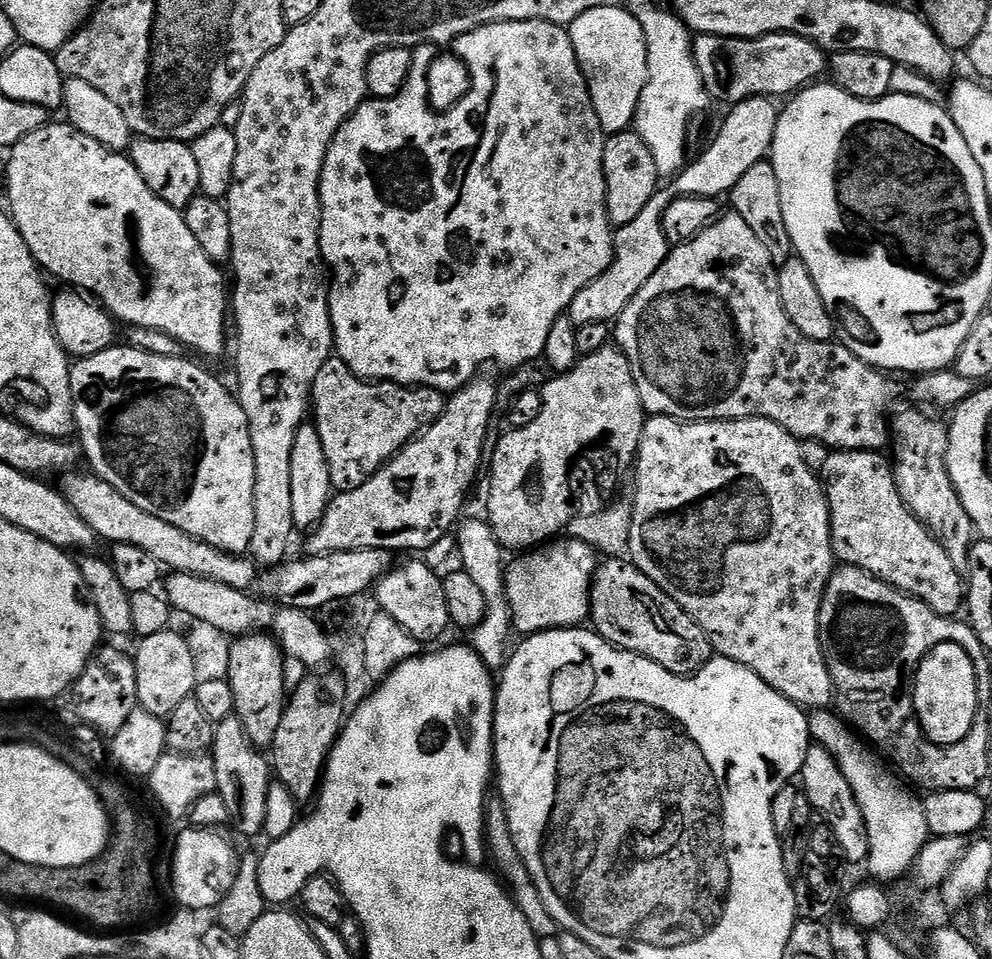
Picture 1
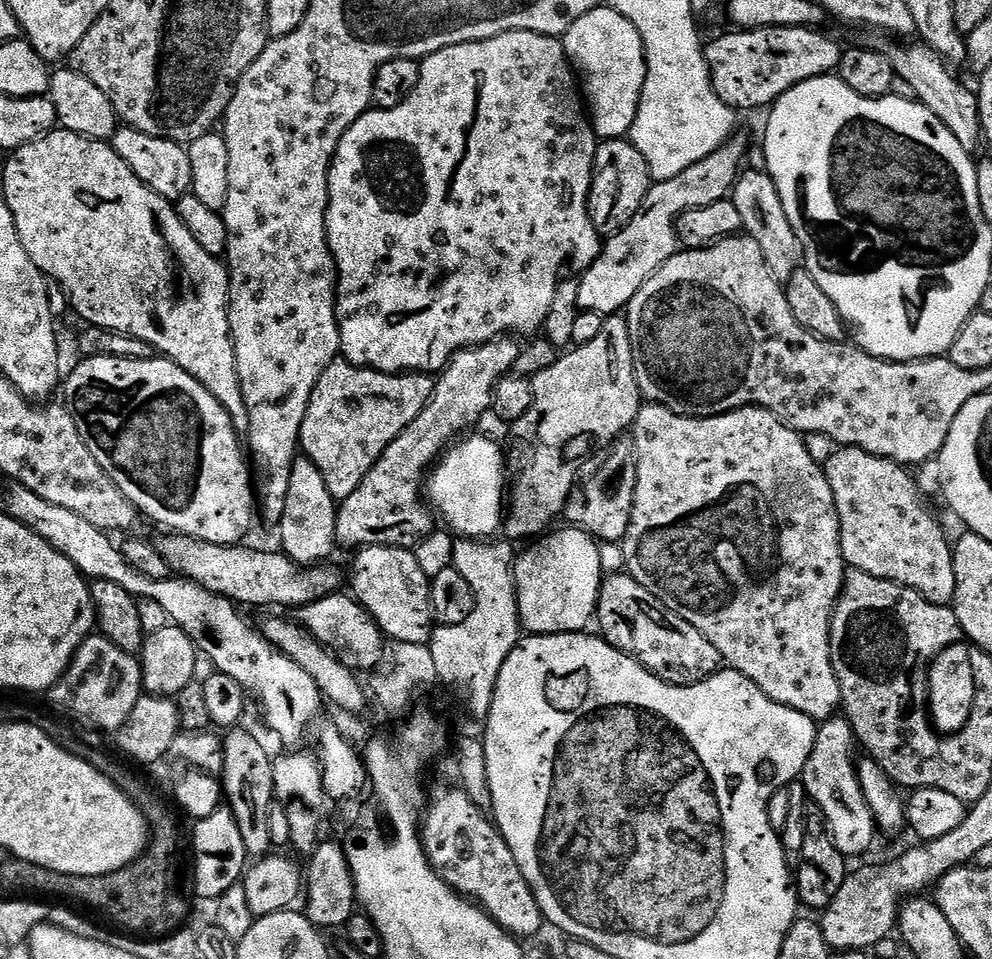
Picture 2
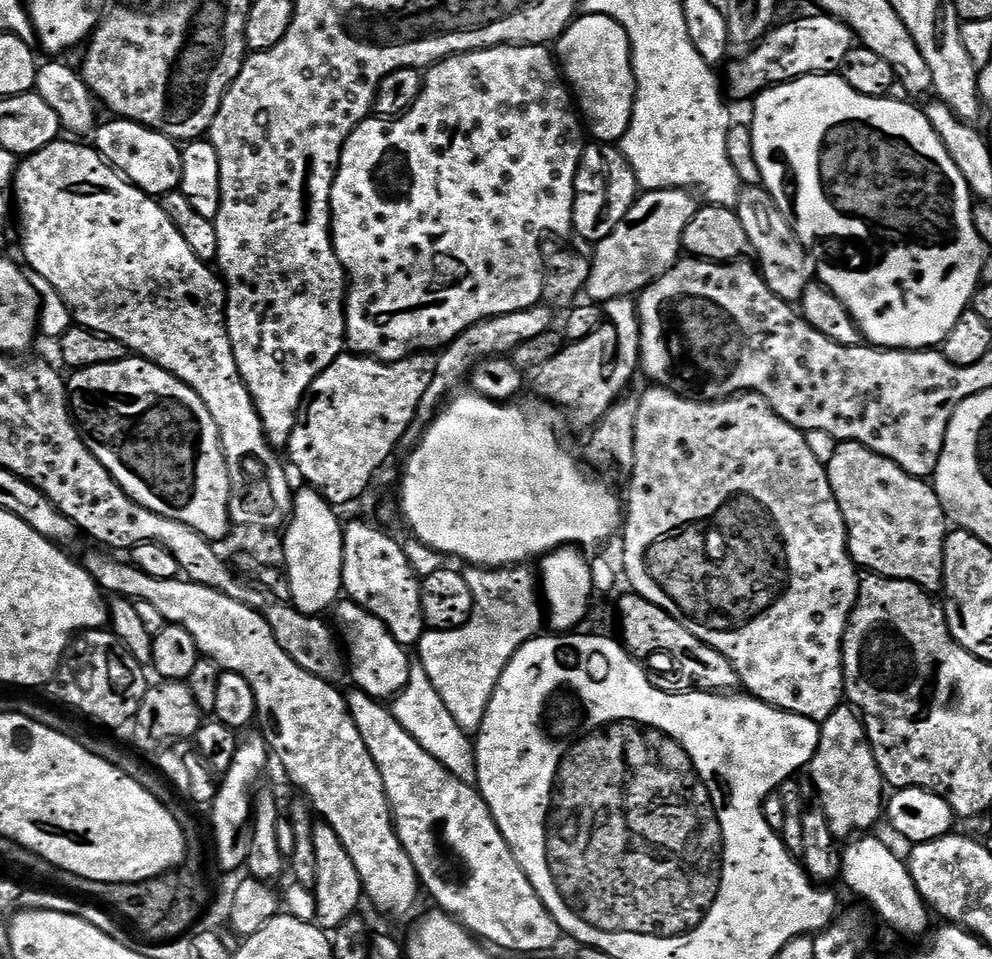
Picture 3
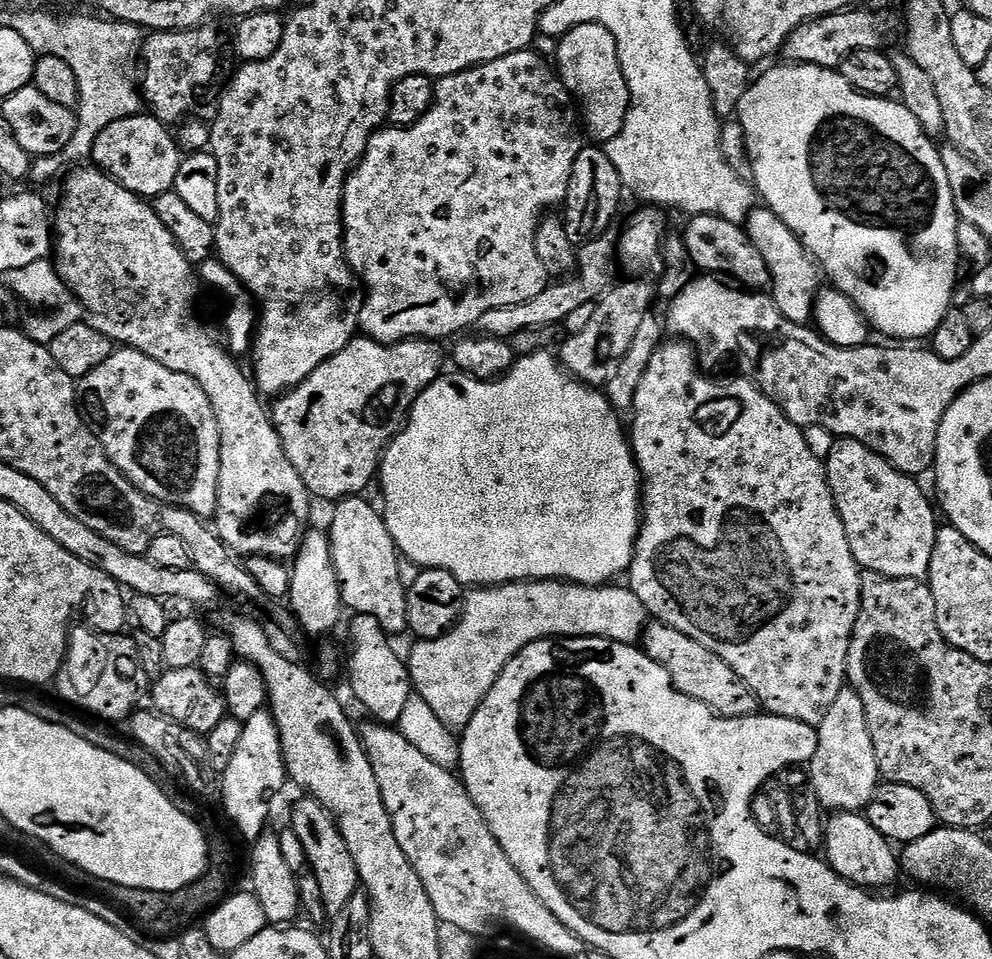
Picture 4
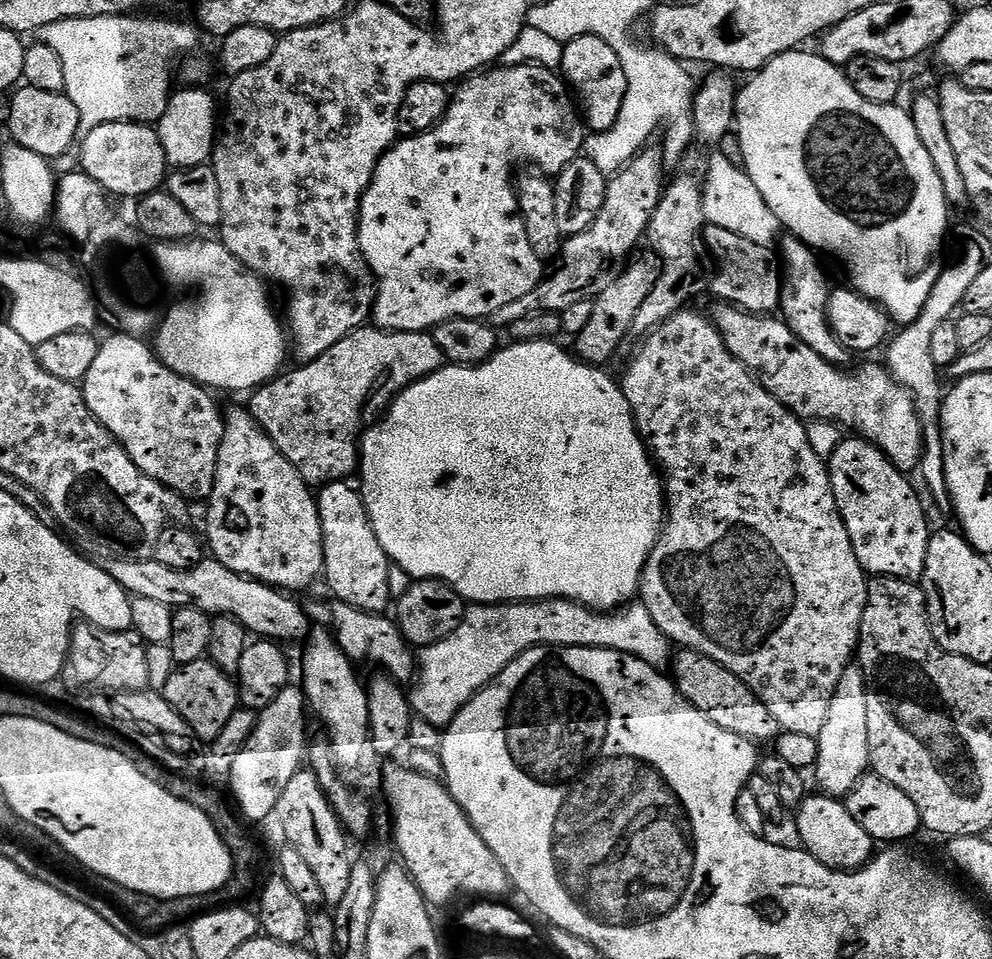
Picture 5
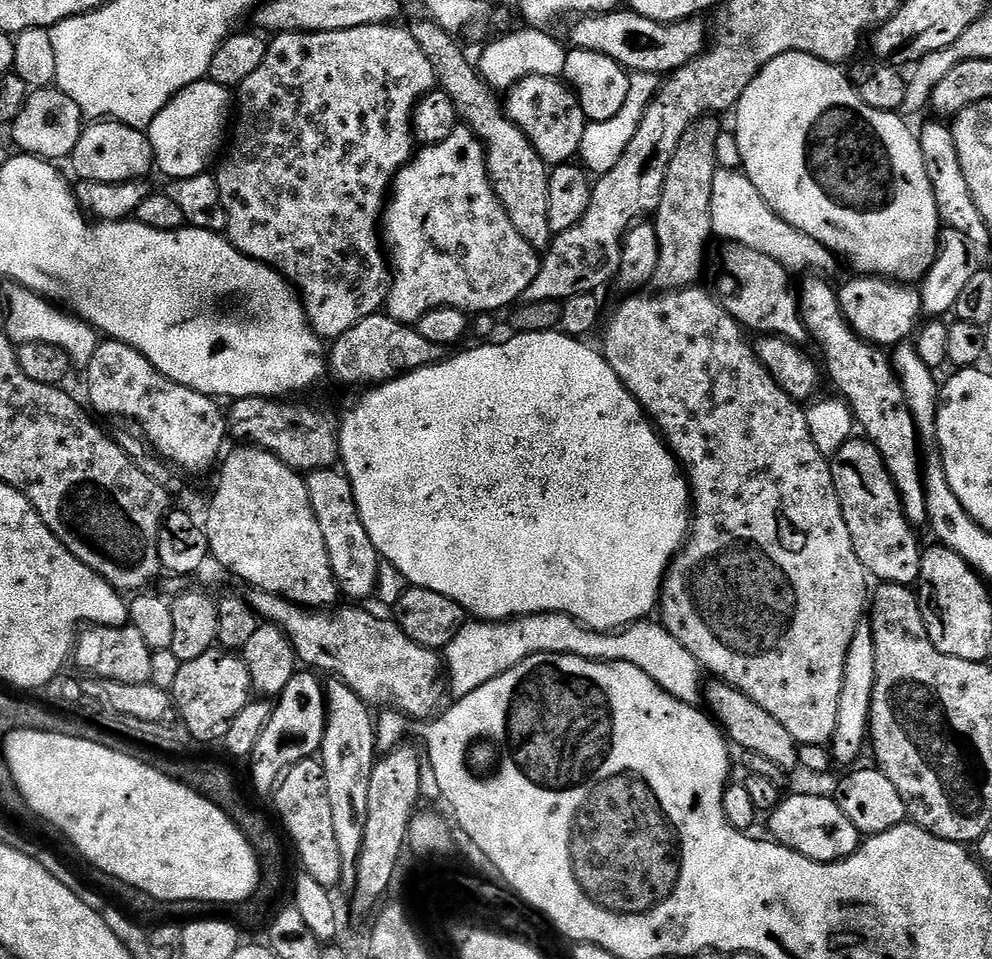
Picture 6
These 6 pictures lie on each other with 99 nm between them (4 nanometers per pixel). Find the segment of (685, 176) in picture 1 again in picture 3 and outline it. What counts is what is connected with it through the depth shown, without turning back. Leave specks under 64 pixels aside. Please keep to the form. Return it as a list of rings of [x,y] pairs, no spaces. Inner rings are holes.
[[[659,188],[637,195],[626,218],[622,218],[614,231],[595,245],[596,253],[591,253],[587,299],[603,302],[619,296],[635,297],[671,270],[681,259],[686,222],[694,218],[698,207],[695,199],[697,197],[686,188]]]

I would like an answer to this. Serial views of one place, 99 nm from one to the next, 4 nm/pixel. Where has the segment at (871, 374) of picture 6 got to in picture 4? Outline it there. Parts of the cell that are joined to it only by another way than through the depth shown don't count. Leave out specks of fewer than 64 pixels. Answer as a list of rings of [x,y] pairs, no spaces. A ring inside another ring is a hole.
[[[766,206],[753,207],[746,221],[746,231],[750,242],[758,246],[758,254],[762,254],[766,262],[770,295],[774,306],[782,310],[782,318],[790,318],[790,322],[795,324],[811,325],[814,302],[822,287],[822,269],[816,259],[804,249],[804,244],[793,234],[790,226],[786,226],[786,222]]]

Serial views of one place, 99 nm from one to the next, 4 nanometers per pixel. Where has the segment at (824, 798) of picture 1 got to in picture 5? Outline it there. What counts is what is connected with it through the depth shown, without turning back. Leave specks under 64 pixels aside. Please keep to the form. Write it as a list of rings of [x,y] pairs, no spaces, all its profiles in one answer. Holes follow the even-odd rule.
[[[853,662],[838,678],[838,690],[830,698],[830,714],[817,739],[818,758],[814,765],[819,791],[825,796],[846,798],[860,779],[870,772],[870,726],[866,726],[866,698],[870,695],[864,671]]]

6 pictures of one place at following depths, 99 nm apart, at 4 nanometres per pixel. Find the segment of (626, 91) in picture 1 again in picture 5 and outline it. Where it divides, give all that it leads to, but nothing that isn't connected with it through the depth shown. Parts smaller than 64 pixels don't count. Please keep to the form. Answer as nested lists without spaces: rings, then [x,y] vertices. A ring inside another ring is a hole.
[[[573,35],[564,45],[560,68],[563,79],[570,85],[571,91],[582,105],[582,116],[587,127],[593,133],[610,130],[610,126],[618,122],[618,114],[622,110],[622,102],[628,89],[626,70],[622,70],[622,58],[614,54],[614,46],[597,36]]]

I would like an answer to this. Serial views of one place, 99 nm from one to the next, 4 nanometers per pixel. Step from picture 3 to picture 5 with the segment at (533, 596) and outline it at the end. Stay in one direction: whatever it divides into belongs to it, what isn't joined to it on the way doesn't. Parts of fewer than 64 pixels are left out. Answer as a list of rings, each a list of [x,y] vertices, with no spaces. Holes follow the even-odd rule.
[[[563,598],[558,600],[526,600],[517,602],[515,604],[474,604],[465,611],[462,622],[454,630],[454,634],[450,634],[442,642],[431,644],[428,648],[421,648],[418,652],[418,671],[414,677],[414,683],[411,685],[410,690],[411,709],[419,719],[425,720],[436,729],[443,730],[452,723],[452,719],[458,715],[463,708],[467,706],[470,701],[479,694],[480,691],[487,684],[492,683],[498,674],[502,674],[502,670],[506,670],[506,666],[510,666],[510,662],[514,662],[524,653],[531,648],[543,648],[551,646],[554,648],[605,648],[606,650],[618,650],[630,654],[634,658],[638,658],[642,662],[646,662],[651,668],[663,669],[670,660],[670,641],[666,634],[662,634],[662,630],[658,630],[658,622],[654,622],[654,618],[650,618],[650,610],[646,610],[643,602],[629,602],[623,608],[615,610],[597,610],[588,608],[585,604],[575,604],[572,600],[565,600]]]

